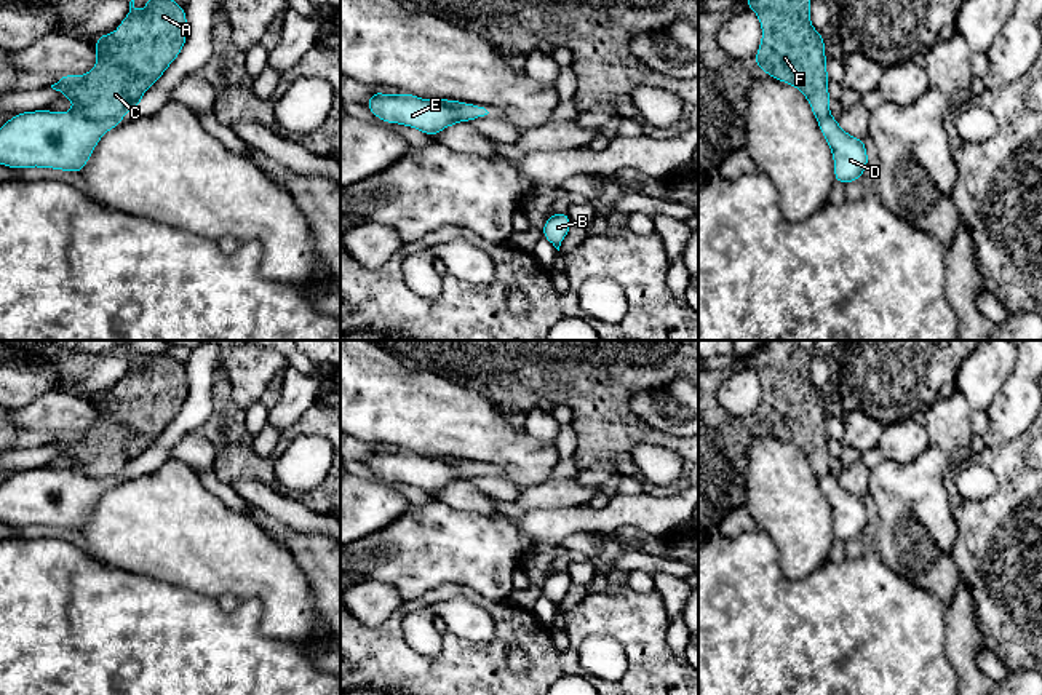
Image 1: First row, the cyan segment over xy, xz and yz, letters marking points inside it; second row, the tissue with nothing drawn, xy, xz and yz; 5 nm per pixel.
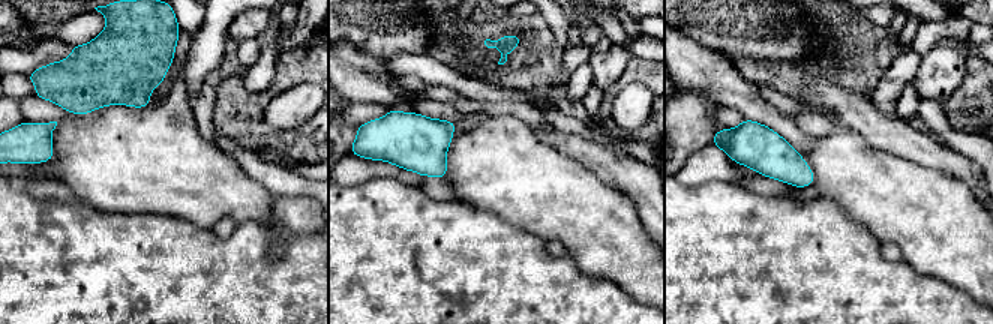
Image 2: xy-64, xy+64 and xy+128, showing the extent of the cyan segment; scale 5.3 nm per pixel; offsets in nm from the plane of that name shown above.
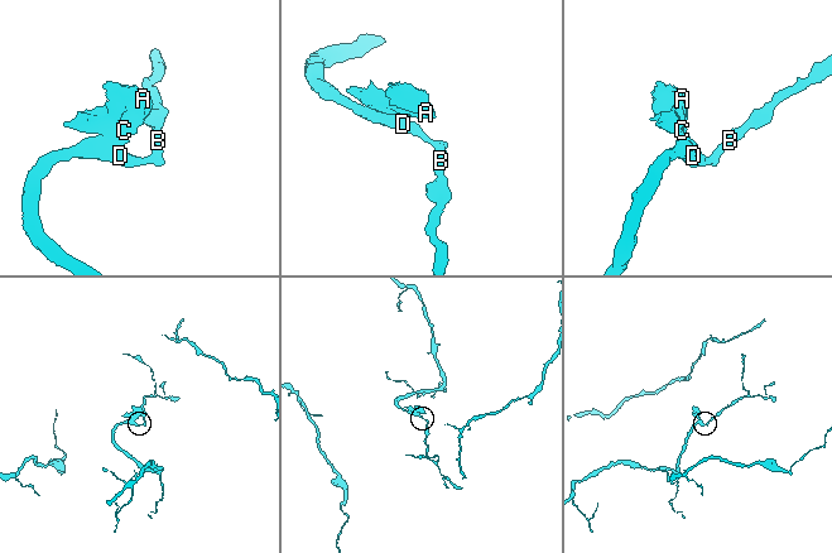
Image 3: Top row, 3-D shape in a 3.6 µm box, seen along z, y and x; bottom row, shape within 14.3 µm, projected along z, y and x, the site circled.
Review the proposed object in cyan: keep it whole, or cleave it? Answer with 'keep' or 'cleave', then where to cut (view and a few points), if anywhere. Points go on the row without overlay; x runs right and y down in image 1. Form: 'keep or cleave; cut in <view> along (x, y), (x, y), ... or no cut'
cleave; cut in xy along (72, 468), (91, 476), (109, 476), (123, 472)

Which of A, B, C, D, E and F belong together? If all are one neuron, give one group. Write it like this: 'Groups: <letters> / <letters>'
Groups: A C F / B D E

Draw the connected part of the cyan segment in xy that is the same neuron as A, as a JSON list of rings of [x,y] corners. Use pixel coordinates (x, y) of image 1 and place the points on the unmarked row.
[[[168,353],[145,355],[147,366],[137,369],[134,366],[134,356],[129,359],[128,374],[118,382],[118,388],[113,391],[104,391],[97,395],[94,409],[97,412],[96,423],[85,433],[61,433],[61,438],[51,443],[53,447],[62,451],[74,460],[74,471],[78,471],[91,478],[107,478],[118,471],[141,463],[142,452],[165,431],[171,420],[182,409],[187,398],[187,375],[184,364],[177,363]]]

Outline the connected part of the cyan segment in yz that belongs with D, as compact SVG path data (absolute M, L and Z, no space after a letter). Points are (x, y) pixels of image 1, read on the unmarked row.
M831 473L820 478L818 484L833 511L834 538L842 543L858 538L868 524L866 502L841 487Z

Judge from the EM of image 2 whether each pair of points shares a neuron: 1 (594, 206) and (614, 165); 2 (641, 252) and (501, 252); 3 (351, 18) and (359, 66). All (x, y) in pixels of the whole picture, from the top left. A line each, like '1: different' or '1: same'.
1: different
2: different
3: different

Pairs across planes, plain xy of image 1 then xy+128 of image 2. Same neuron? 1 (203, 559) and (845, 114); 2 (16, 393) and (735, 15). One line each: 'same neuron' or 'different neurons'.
1: different neurons
2: same neuron

